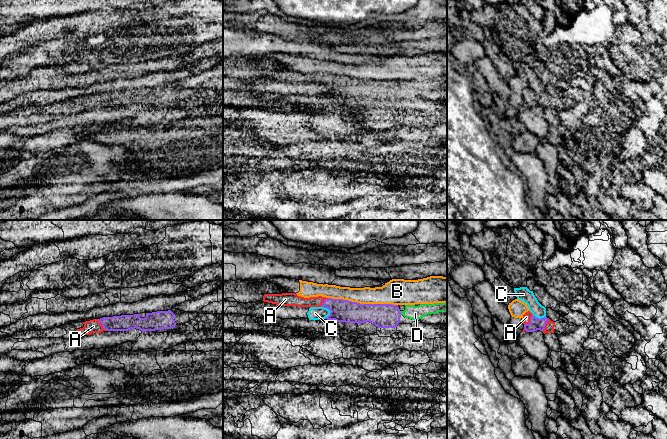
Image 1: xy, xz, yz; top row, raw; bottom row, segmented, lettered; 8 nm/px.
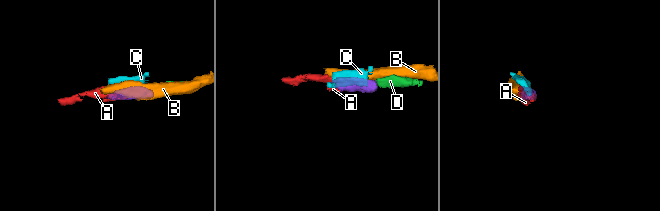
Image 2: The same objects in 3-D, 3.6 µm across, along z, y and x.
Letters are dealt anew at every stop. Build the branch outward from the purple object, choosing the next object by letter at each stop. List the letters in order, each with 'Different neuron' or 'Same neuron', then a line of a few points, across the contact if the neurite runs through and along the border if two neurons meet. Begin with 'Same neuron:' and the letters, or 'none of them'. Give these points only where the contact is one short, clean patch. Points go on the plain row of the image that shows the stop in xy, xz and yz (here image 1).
Same neuron: A, D
A: Same neuron. Line: yz (535, 100), (530, 97), (526, 93)
B: Different neuron
C: Different neuron
D: Same neuron. Line: xz (381, 91), (400, 89), (413, 88)

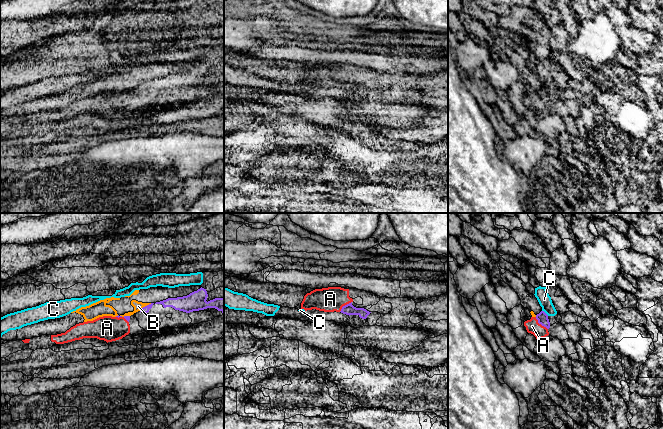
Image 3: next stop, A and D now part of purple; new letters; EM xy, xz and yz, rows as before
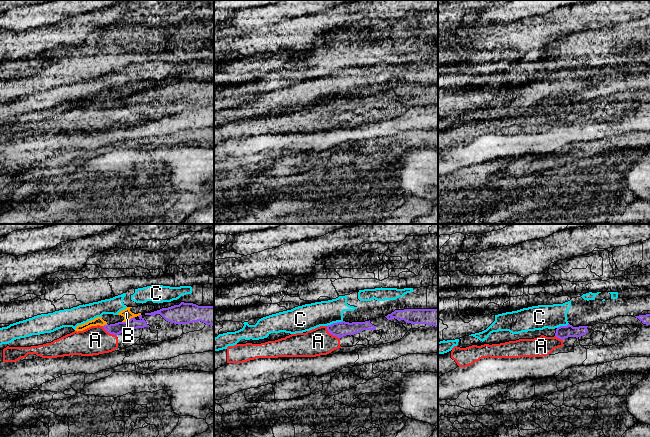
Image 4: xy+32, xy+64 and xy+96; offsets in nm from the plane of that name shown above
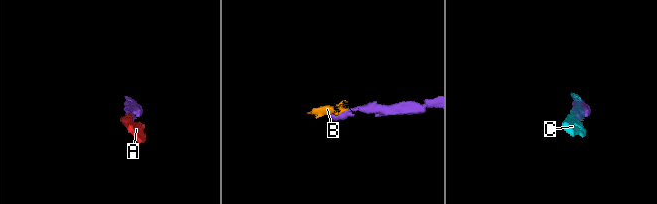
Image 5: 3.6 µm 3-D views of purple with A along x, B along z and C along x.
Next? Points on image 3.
Same neuron: A
A: Same neuron. Line: yz (542, 93), (540, 99), (532, 102)
B: Different neuron. Line: xy (151, 79), (139, 86)
C: Different neuron. Line: yz (542, 86), (548, 91)

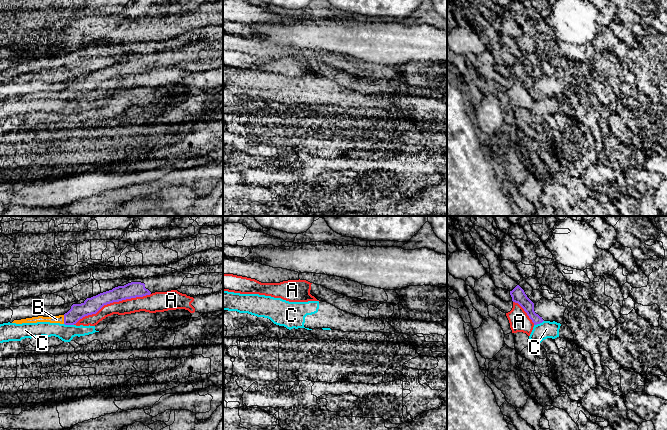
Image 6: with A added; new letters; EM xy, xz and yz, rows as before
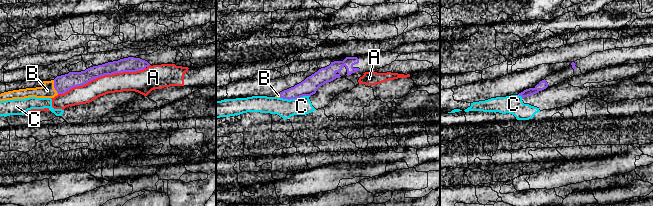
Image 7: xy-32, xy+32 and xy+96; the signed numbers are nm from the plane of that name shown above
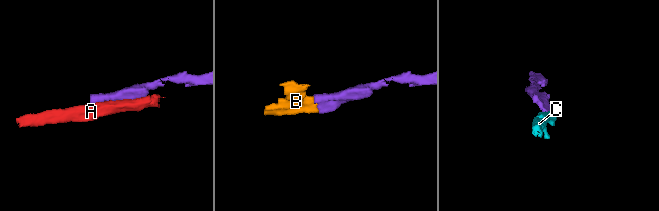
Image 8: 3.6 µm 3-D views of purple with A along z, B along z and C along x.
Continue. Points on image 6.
Same neuron: B
A: Different neuron
B: Same neuron
C: Different neuron. Line: xy (64, 99), (73, 101)

